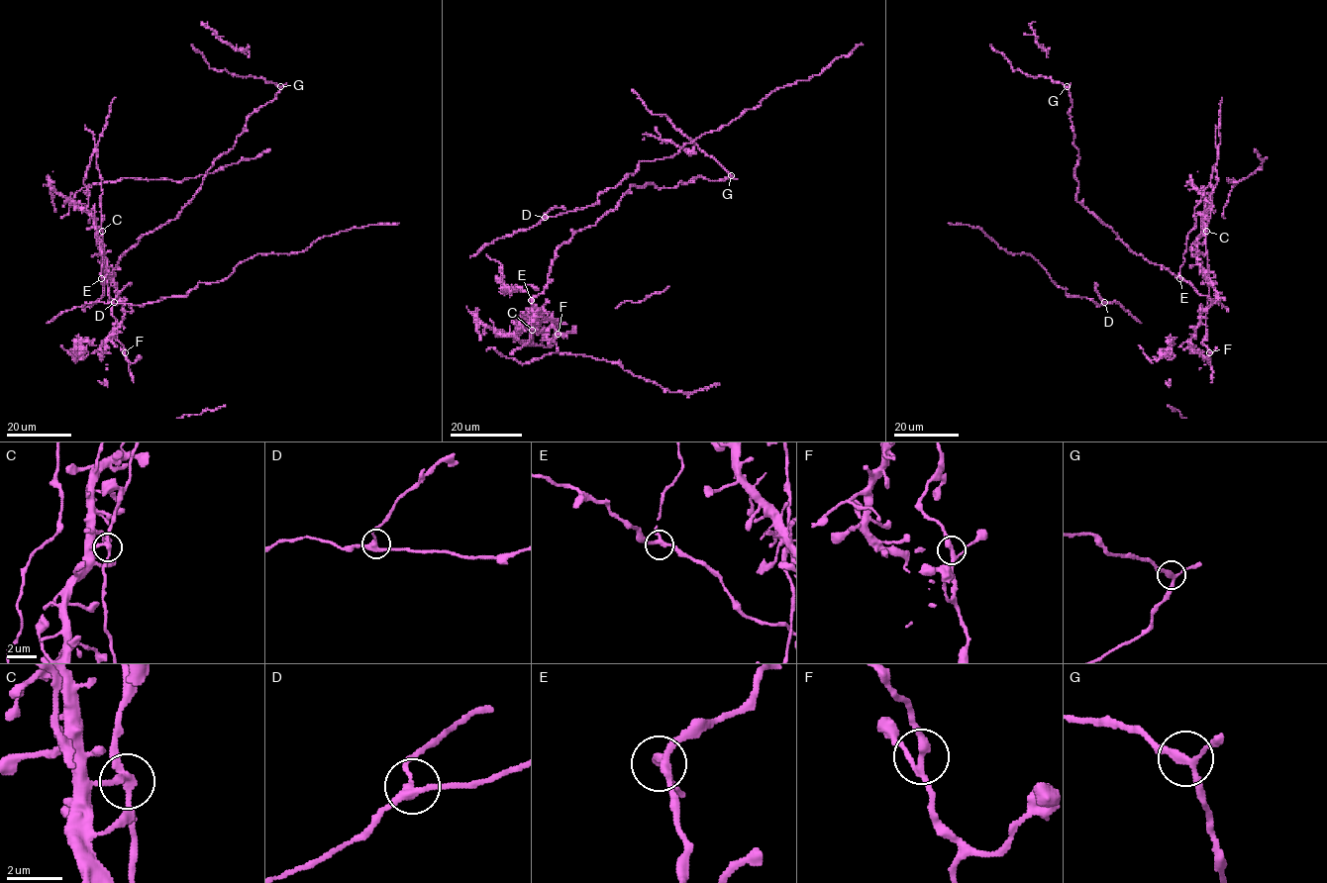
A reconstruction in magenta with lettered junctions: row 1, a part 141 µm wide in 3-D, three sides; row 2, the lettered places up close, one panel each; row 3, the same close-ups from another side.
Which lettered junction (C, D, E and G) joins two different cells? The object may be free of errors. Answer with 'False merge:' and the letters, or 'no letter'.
False merge: C

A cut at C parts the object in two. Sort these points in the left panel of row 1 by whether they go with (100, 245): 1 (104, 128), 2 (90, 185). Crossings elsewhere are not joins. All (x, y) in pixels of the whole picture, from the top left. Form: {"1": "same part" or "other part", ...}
{"1": "same part", "2": "same part"}

